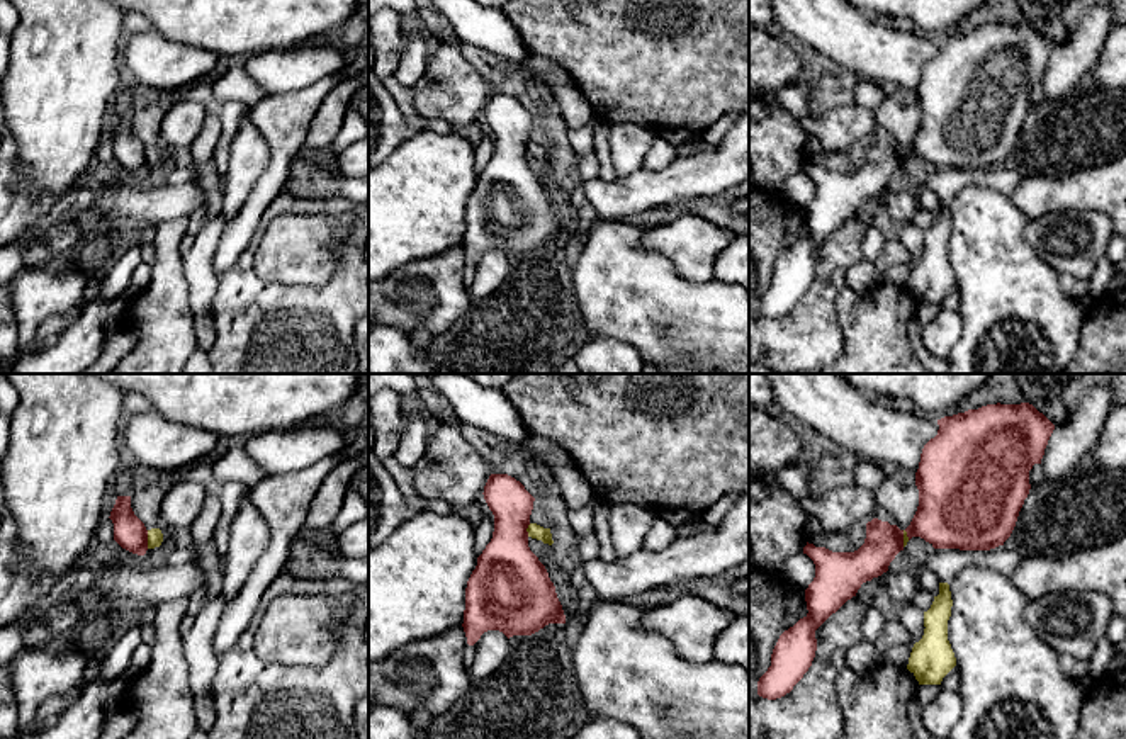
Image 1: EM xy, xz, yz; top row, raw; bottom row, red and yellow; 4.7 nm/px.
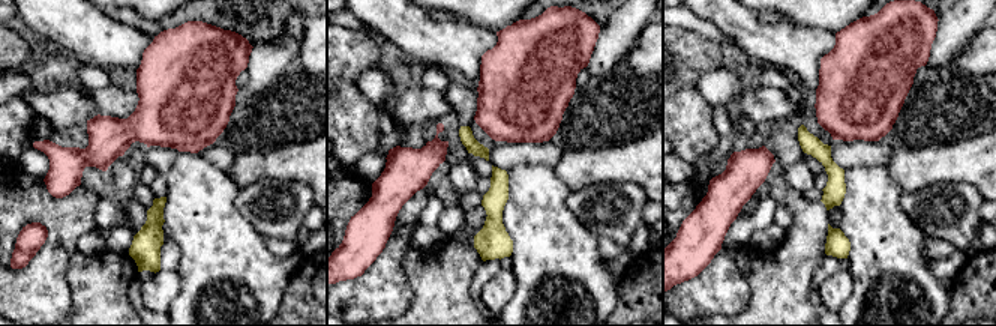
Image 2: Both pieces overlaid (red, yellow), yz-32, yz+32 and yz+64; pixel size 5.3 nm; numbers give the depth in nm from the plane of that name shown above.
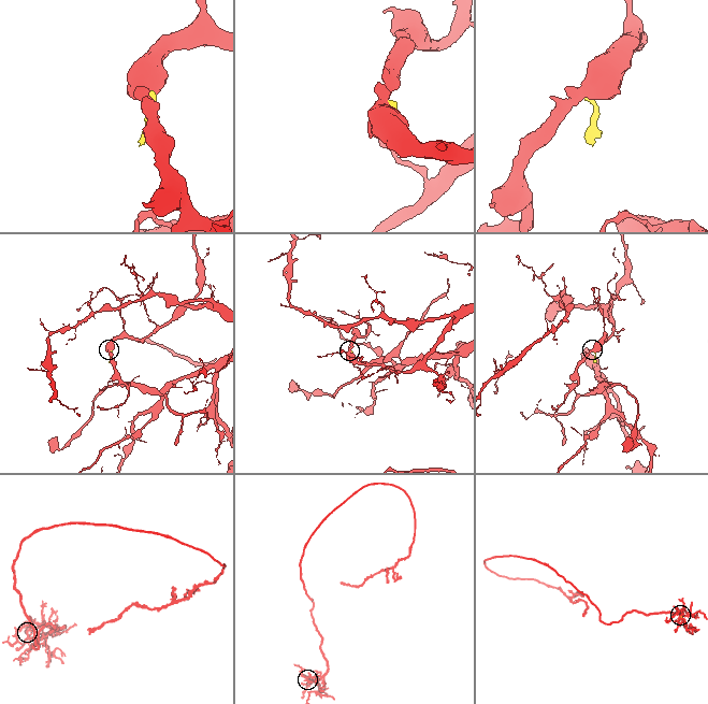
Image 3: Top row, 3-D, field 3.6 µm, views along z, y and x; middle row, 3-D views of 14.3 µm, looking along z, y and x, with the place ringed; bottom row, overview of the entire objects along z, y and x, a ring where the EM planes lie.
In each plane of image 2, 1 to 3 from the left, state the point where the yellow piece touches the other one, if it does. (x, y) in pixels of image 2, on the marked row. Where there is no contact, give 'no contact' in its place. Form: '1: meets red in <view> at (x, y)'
1: no contact
2: no contact
3: no contact

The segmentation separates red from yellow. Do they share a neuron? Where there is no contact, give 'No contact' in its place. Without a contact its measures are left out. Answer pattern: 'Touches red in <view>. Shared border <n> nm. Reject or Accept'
Touches red in xy. Shared border 90 nm. Reject

